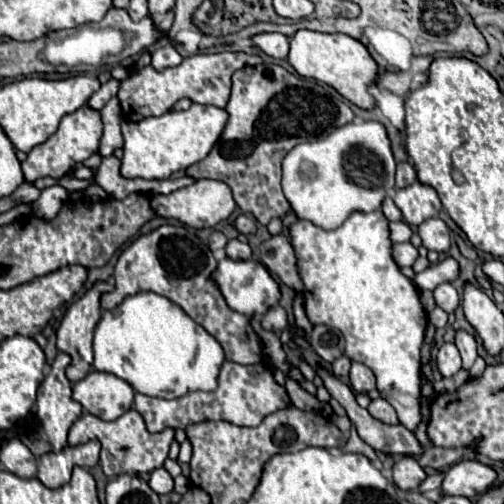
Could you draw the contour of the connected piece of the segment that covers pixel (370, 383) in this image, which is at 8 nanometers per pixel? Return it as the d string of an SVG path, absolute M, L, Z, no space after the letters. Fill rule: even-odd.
M352 363L352 367L350 367L350 385L356 393L368 393L376 387L374 373L364 363Z

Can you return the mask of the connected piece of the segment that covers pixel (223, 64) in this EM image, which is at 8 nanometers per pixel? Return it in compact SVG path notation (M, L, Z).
M208 53L208 55L192 55L186 57L178 67L168 67L164 71L156 71L152 65L146 67L132 67L130 75L120 83L118 99L122 107L122 115L126 121L142 121L152 115L164 115L172 109L178 99L192 99L194 103L226 107L230 97L230 77L234 71L250 65L258 65L262 59L258 55L246 53Z

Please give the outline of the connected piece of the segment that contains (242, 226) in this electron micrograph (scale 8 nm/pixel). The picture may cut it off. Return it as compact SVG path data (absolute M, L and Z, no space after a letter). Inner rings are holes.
M240 215L236 221L234 221L236 229L244 235L254 235L256 233L256 219L248 217L248 215Z

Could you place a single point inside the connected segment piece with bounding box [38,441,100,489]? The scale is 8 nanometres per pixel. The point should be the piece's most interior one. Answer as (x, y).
(54, 469)

